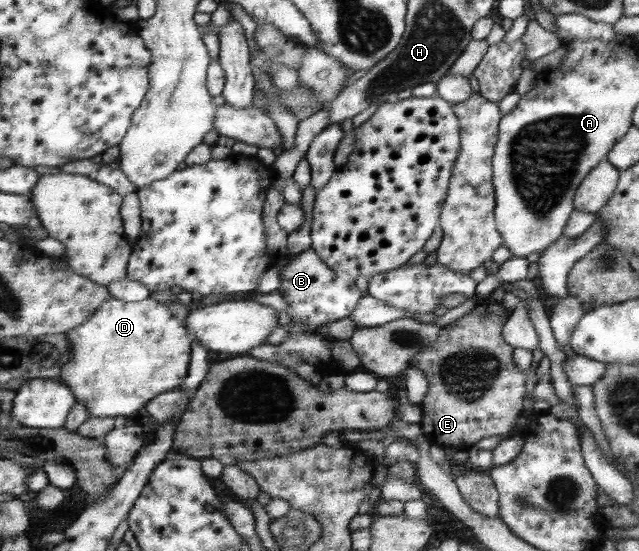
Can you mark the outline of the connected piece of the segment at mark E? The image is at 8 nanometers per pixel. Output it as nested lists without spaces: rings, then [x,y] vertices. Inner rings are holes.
[[[480,299],[469,314],[454,322],[454,326],[449,324],[442,328],[434,345],[428,346],[412,357],[411,367],[424,374],[428,385],[426,395],[420,402],[422,418],[419,426],[430,445],[462,451],[474,446],[481,438],[506,433],[524,412],[526,375],[515,365],[512,359],[514,348],[503,338],[503,326],[507,324],[511,314],[512,310],[504,308],[501,301]]]

